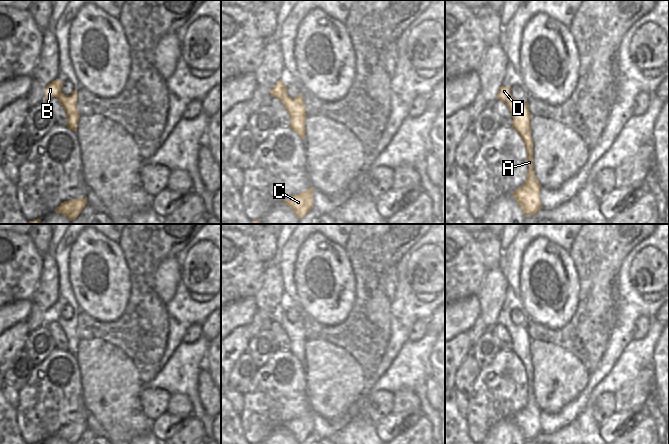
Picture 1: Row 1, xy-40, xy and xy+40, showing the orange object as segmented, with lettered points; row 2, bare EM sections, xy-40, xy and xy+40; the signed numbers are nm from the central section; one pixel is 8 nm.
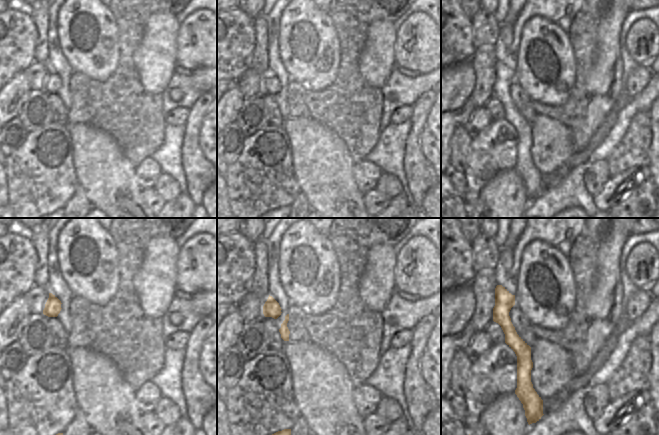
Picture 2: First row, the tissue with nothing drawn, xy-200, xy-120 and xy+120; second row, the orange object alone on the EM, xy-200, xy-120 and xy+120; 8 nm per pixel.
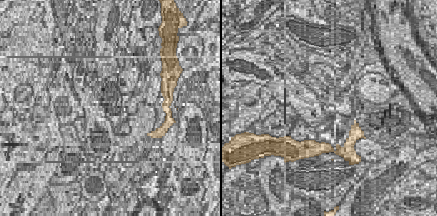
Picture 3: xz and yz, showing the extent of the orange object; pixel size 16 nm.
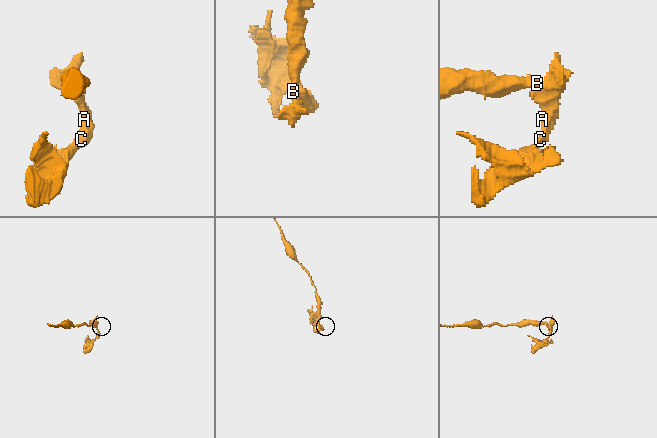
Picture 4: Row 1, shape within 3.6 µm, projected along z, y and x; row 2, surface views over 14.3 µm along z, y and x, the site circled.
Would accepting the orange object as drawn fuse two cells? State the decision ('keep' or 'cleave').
cleave

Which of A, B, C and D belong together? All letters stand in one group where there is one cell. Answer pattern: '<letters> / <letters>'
A C D / B

